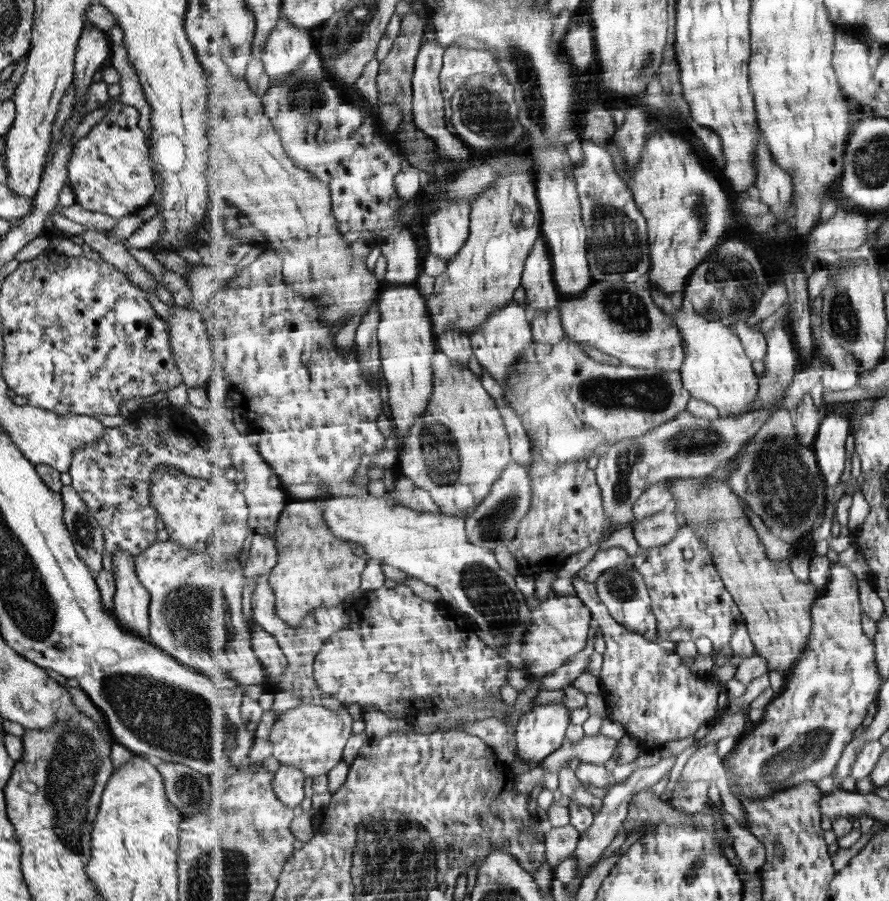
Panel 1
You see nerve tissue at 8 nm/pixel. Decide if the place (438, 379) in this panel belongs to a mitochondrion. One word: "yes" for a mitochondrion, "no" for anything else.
no

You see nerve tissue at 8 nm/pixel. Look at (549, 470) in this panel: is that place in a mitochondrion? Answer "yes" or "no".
no

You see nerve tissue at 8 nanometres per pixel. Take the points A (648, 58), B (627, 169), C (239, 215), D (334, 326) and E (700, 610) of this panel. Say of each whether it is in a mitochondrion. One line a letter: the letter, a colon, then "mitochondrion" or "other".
A: mitochondrion
B: other
C: other
D: other
E: other

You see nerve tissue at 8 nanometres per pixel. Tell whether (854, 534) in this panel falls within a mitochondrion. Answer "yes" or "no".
no

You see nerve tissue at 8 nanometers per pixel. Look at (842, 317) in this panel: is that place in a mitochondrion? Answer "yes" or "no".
yes

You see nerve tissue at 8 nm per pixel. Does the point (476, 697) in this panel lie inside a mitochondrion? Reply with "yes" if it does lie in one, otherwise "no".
no

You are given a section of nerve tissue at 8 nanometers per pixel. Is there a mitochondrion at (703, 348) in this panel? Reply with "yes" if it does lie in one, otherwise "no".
no

